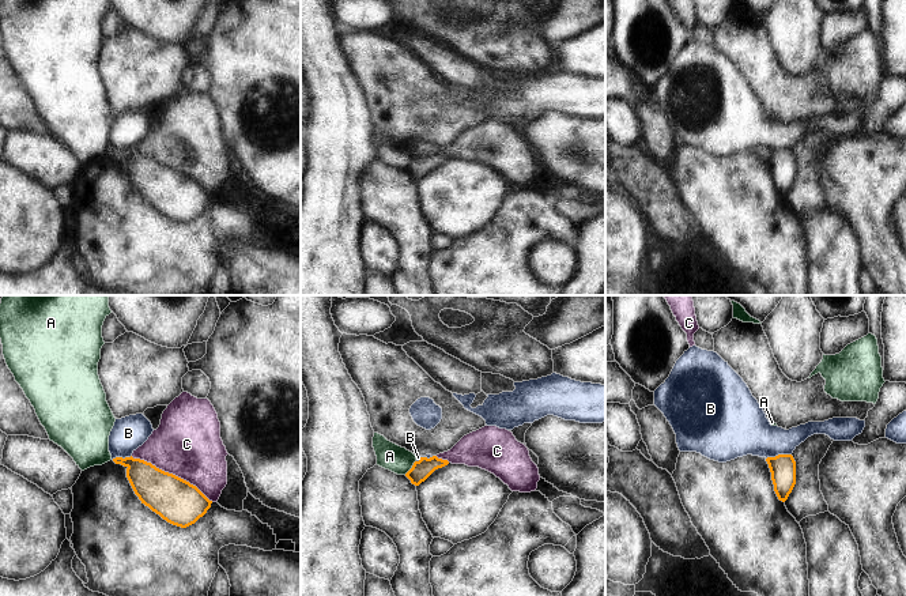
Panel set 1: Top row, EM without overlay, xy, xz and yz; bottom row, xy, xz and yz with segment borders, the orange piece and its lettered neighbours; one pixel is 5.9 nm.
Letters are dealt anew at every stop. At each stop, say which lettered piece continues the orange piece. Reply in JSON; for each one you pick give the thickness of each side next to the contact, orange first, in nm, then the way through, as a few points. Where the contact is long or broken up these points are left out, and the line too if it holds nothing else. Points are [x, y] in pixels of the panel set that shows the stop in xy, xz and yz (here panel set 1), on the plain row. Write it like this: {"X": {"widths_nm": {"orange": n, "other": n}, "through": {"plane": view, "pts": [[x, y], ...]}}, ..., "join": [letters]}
{"join": []}

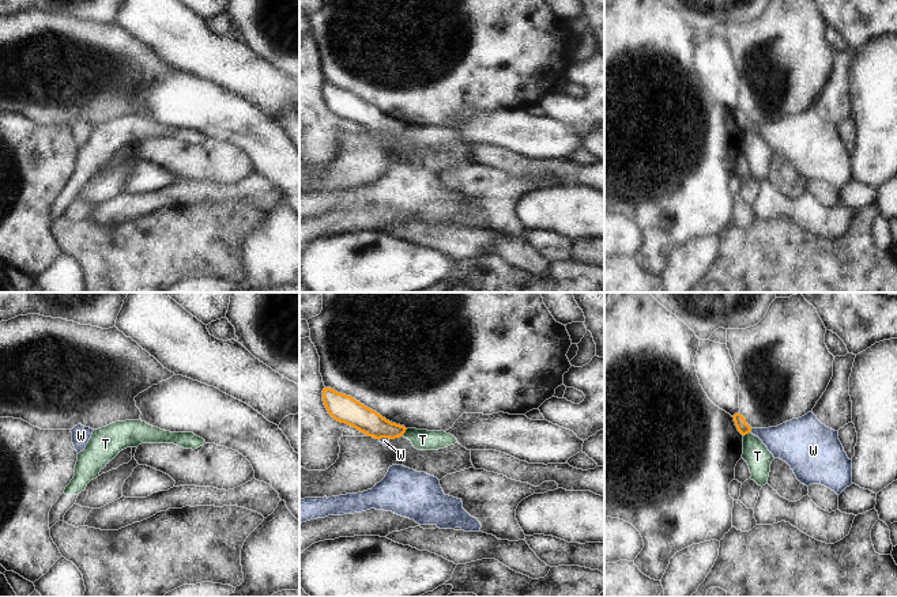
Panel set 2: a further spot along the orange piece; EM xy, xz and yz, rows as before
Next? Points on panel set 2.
{"join": []}

